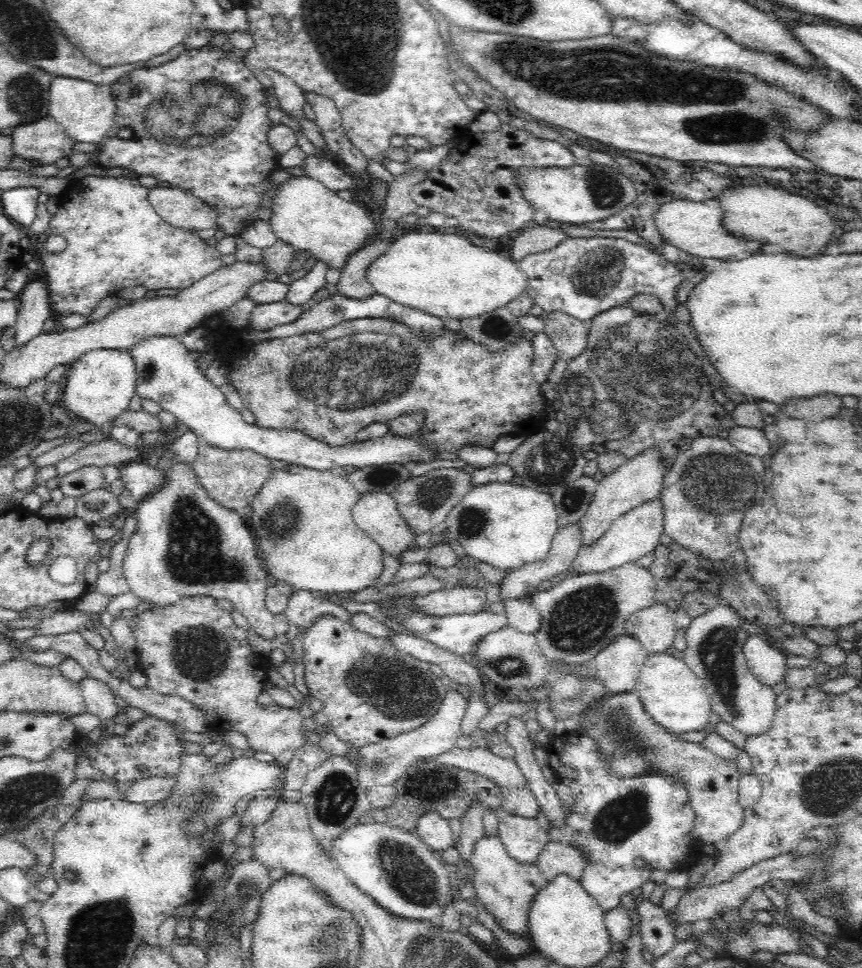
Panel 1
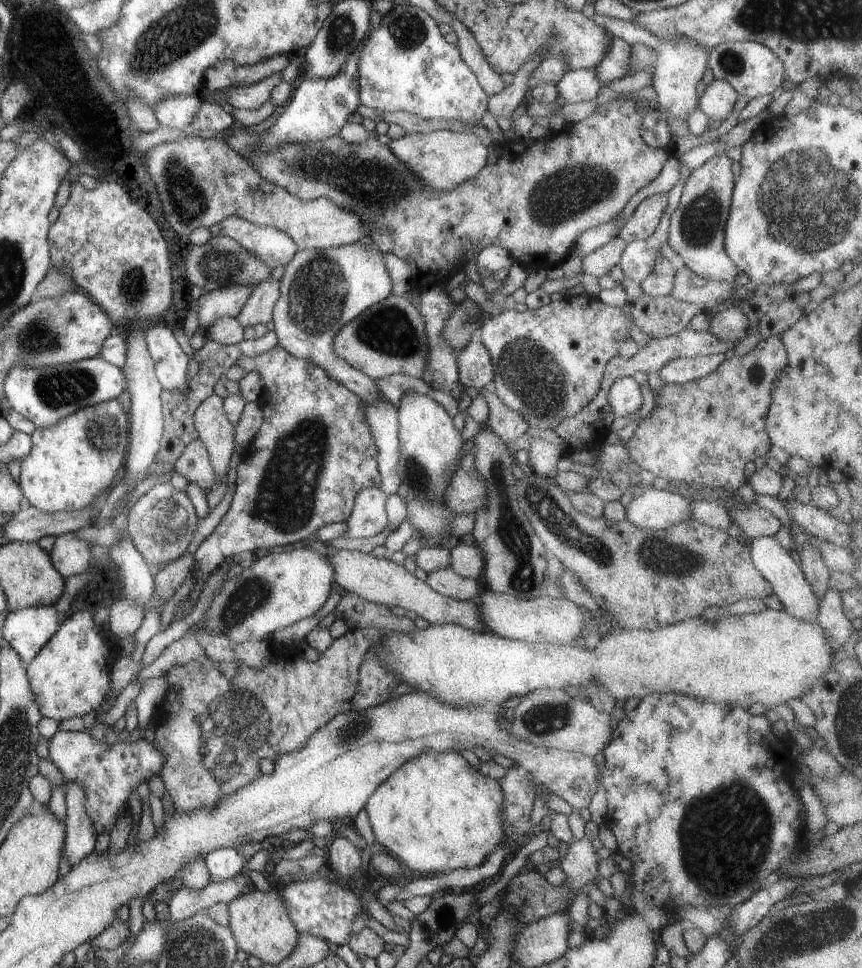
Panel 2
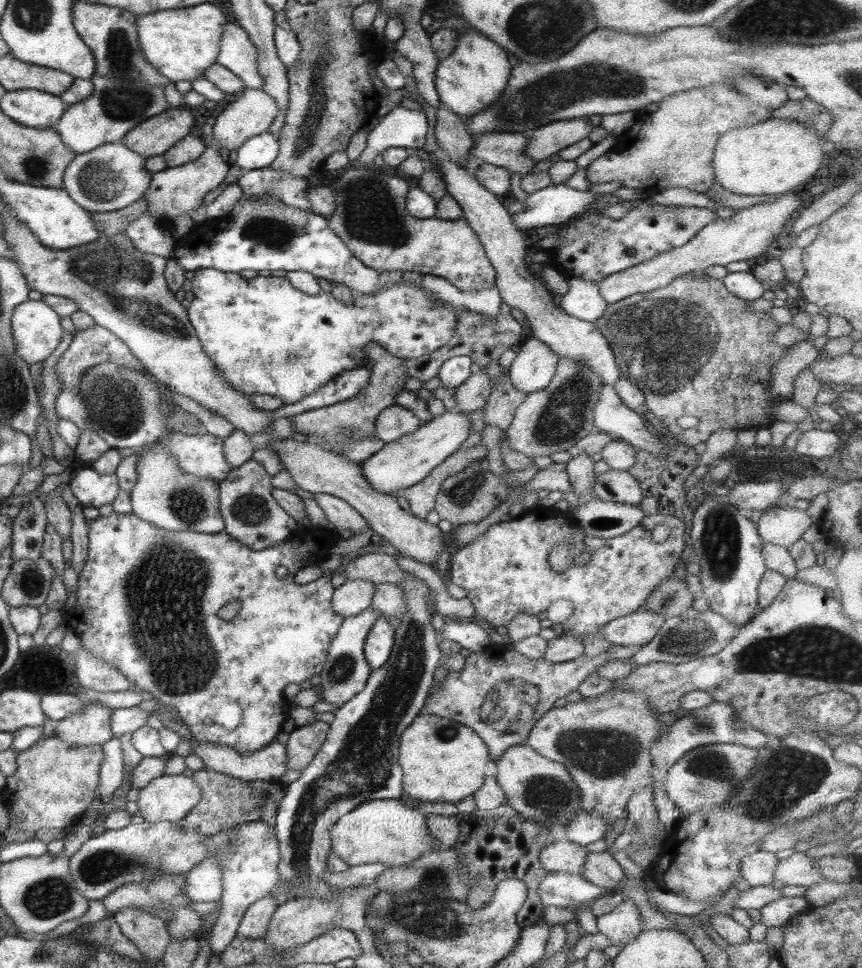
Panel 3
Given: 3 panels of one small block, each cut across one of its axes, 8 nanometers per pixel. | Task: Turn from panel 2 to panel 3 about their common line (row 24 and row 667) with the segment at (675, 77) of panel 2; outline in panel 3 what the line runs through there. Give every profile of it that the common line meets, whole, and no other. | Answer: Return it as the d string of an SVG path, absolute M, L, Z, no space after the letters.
M688 608L679 616L671 616L664 619L657 634L647 644L643 644L643 646L633 650L633 655L629 656L628 661L624 662L618 659L609 660L599 668L596 668L595 673L604 679L617 681L629 676L631 671L639 665L649 664L651 662L673 665L691 661L692 659L697 660L704 656L711 656L727 646L728 641L738 633L738 628L739 626L719 616L719 613L713 612L711 609L698 612L692 608Z

